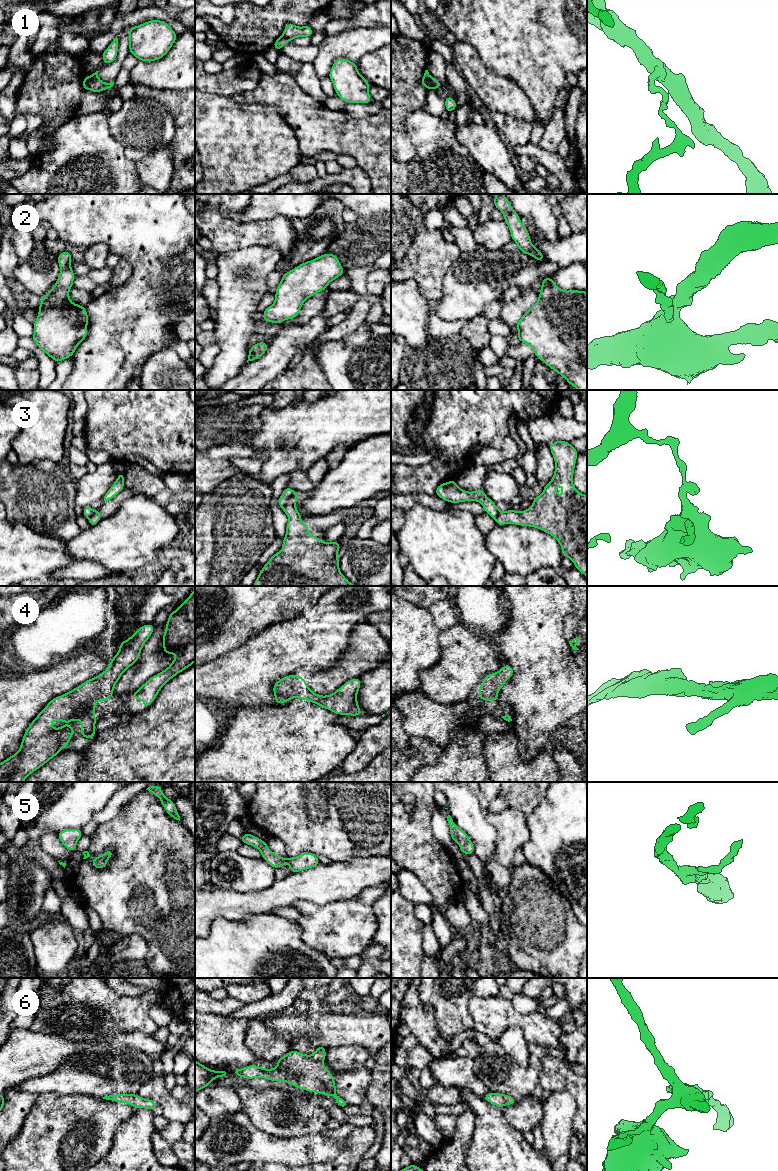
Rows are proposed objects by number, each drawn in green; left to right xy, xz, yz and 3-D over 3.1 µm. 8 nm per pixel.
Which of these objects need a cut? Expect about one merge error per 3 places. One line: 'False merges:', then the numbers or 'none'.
False merges: 1, 3

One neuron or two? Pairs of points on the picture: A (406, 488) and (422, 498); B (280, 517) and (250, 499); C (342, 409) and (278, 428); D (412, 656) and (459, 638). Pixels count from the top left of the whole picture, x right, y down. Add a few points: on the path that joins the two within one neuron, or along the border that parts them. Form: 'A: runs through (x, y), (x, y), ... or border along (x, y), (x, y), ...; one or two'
A: border along (423, 491), (401, 495); two
B: border along (270, 505), (273, 516), (273, 530), (276, 535); two
C: runs through (326, 423), (318, 428), (294, 428); one
D: border along (441, 631), (440, 658), (428, 667); two

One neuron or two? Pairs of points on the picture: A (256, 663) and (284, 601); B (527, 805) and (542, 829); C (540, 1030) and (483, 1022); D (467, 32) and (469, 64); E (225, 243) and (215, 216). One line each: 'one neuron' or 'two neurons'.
A: two neurons
B: two neurons
C: one neuron
D: two neurons
E: one neuron

